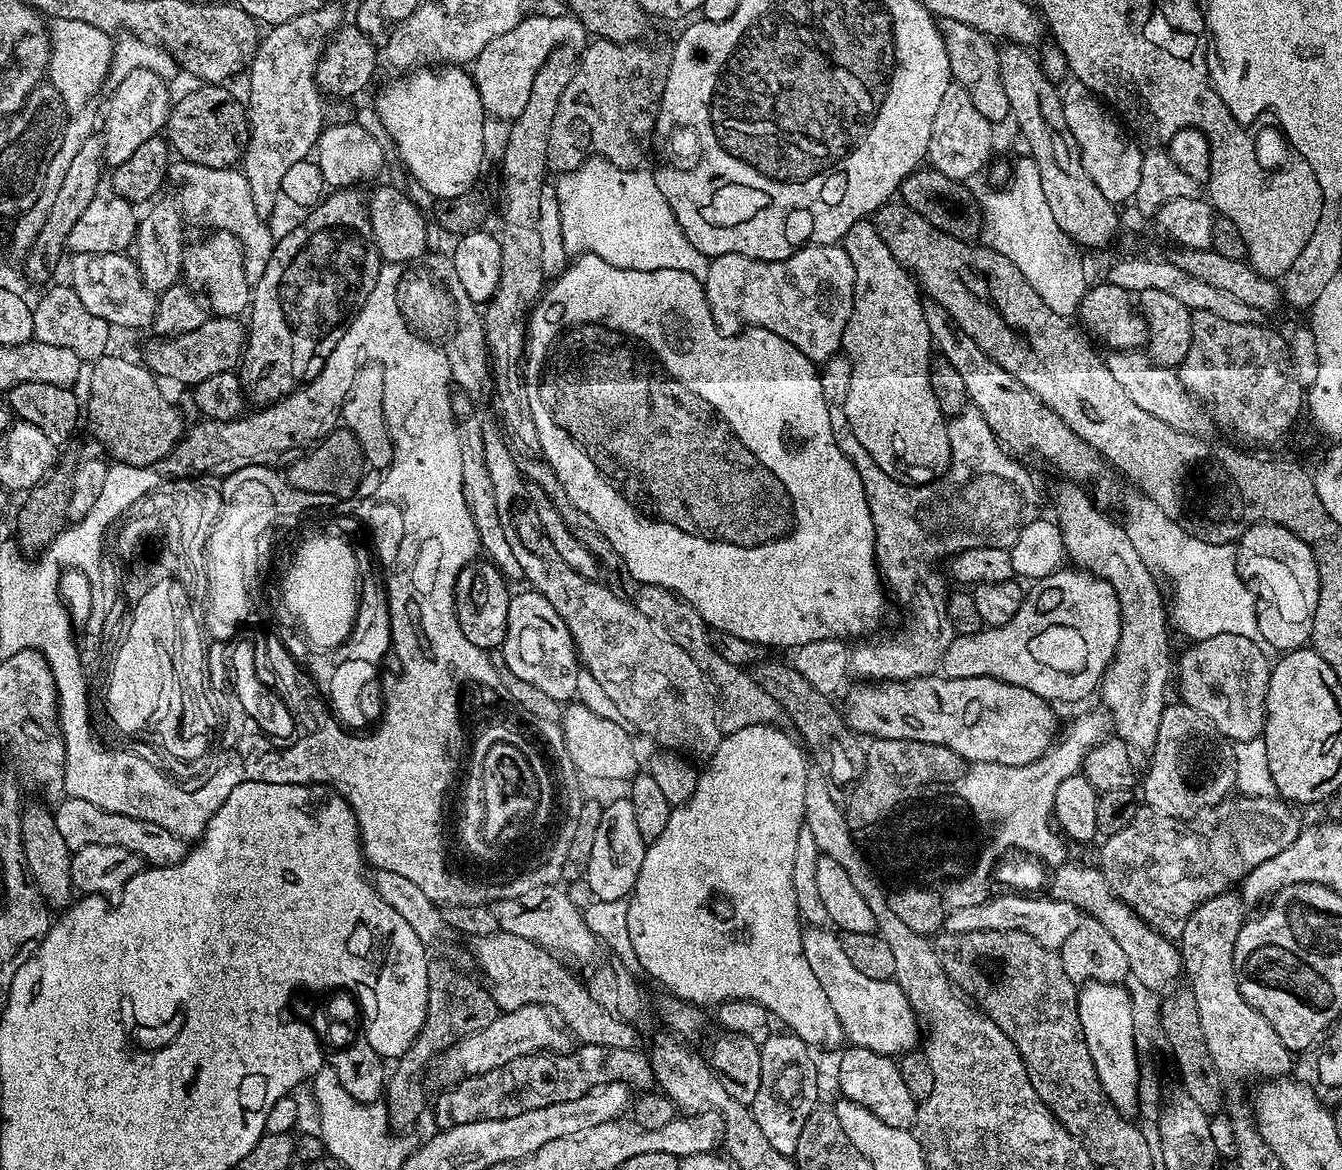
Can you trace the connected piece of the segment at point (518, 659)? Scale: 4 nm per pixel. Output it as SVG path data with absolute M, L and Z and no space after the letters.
M517 591L510 602L506 638L502 645L503 667L523 681L538 686L545 696L559 702L571 701L576 696L578 674L582 671L576 644L558 610L554 610L554 606L550 606L540 592L527 591Z

